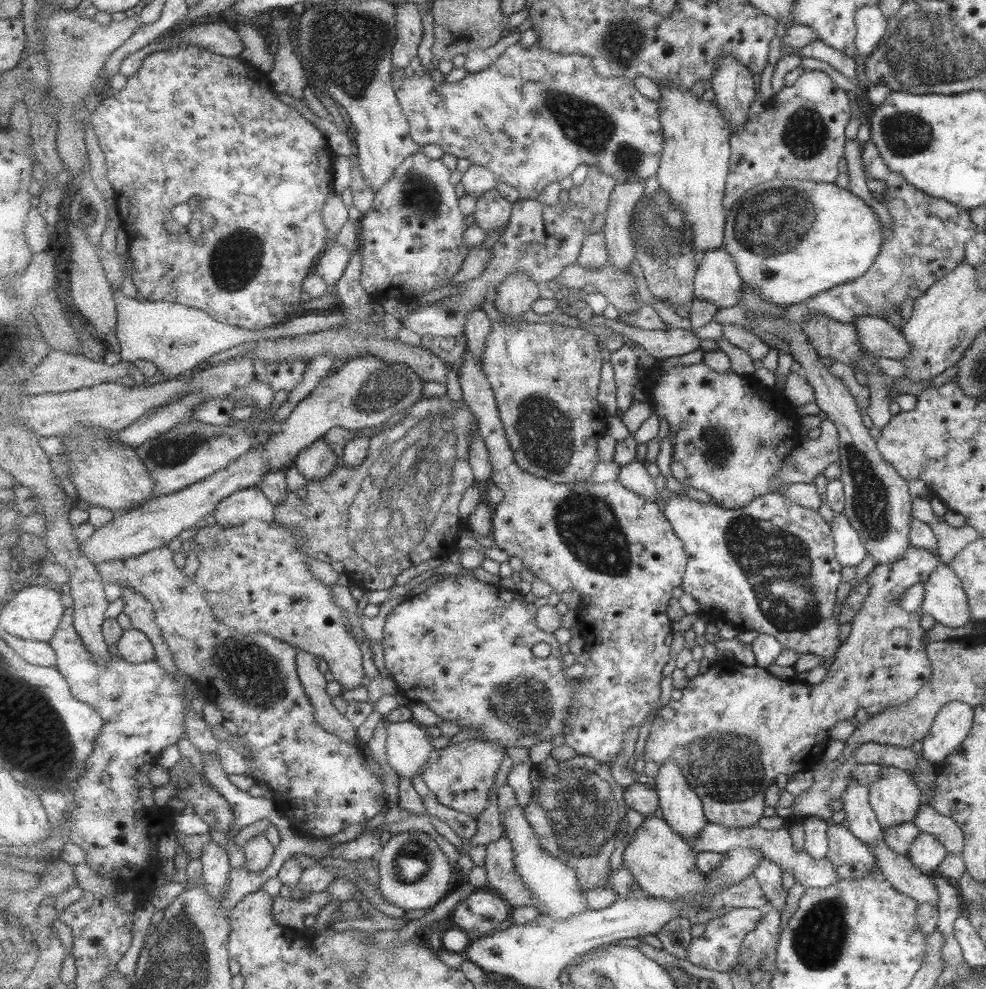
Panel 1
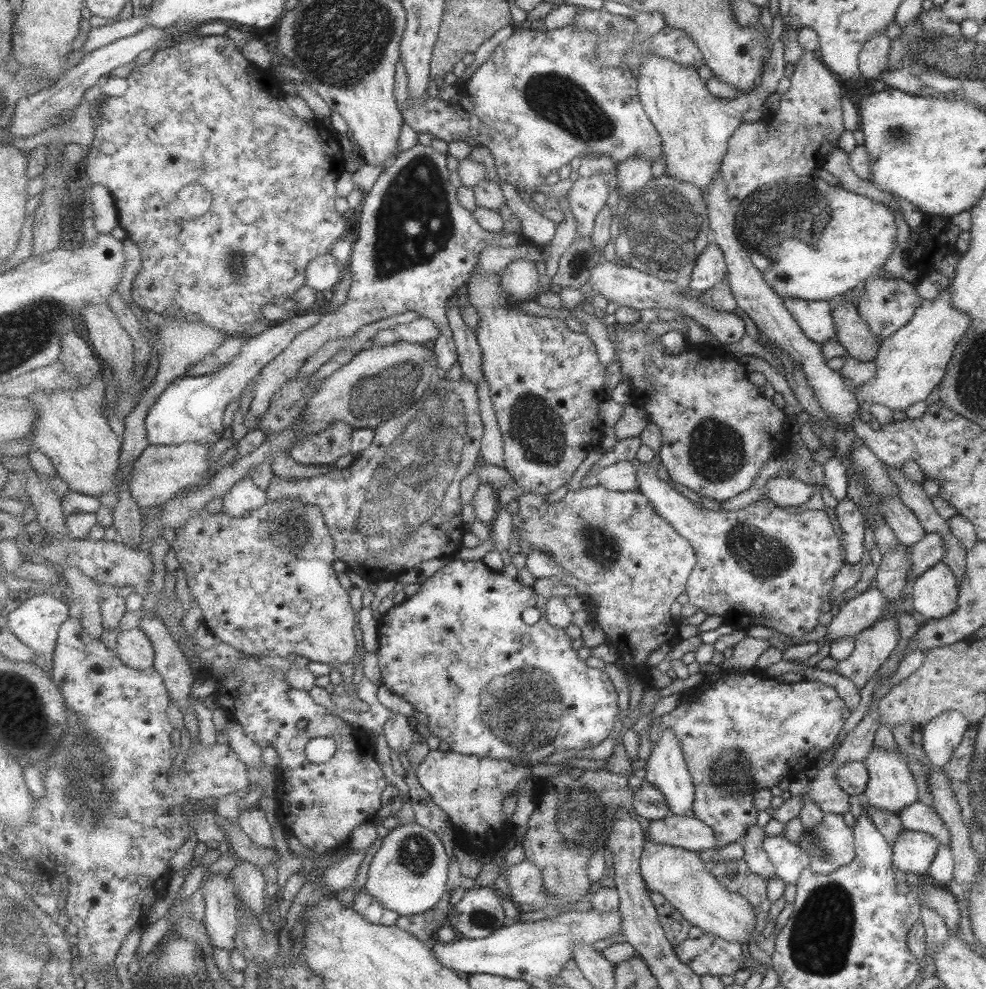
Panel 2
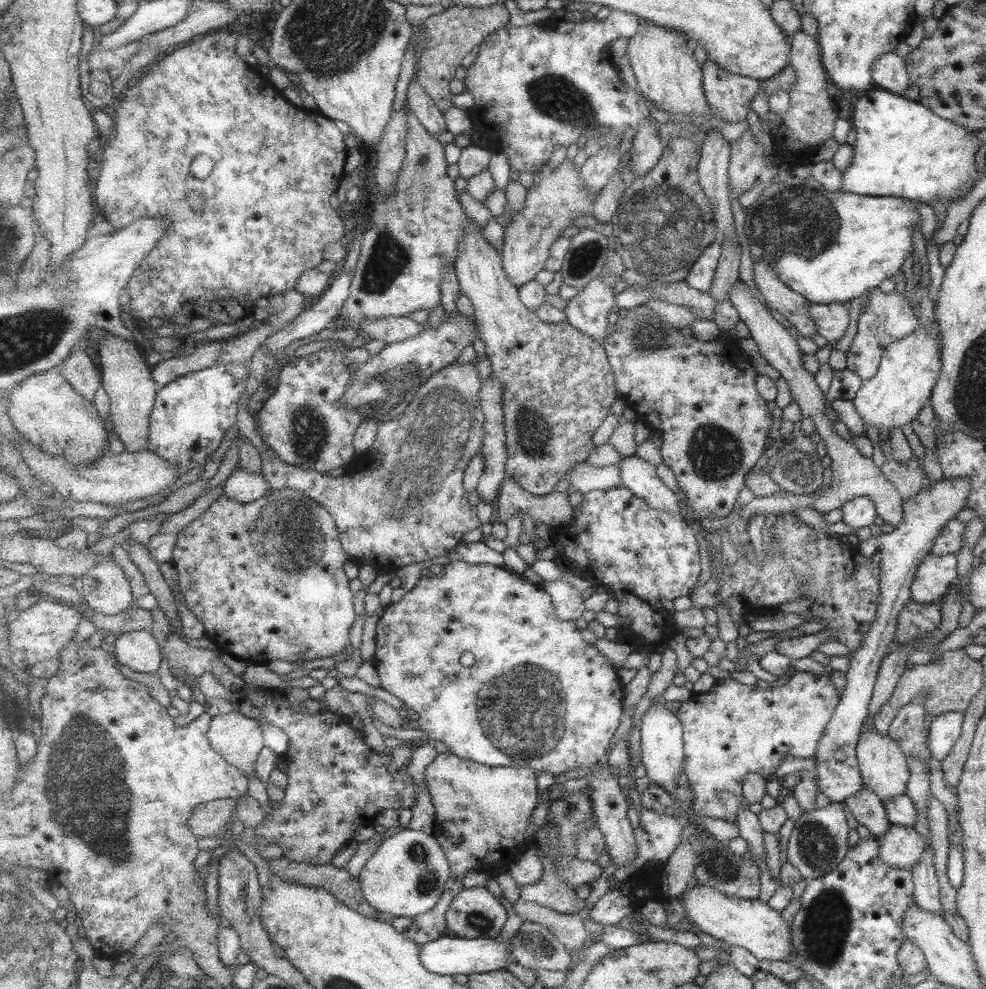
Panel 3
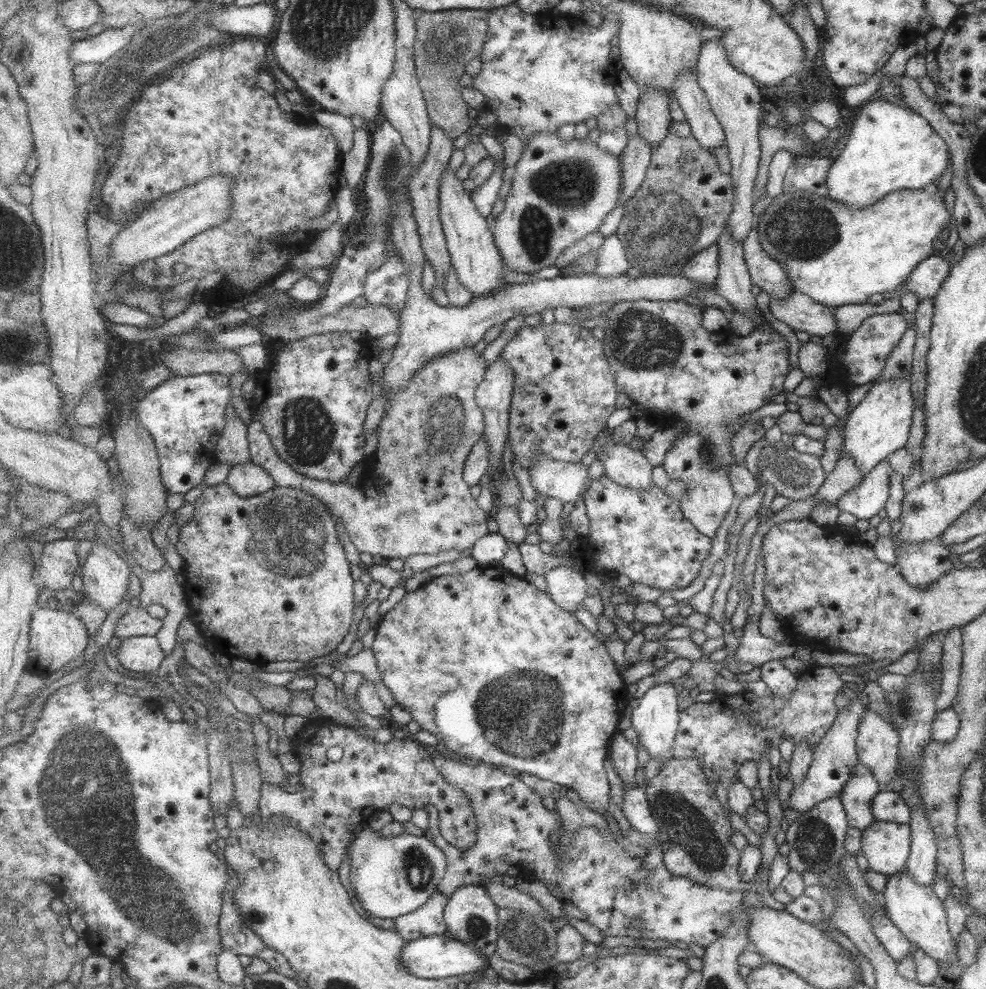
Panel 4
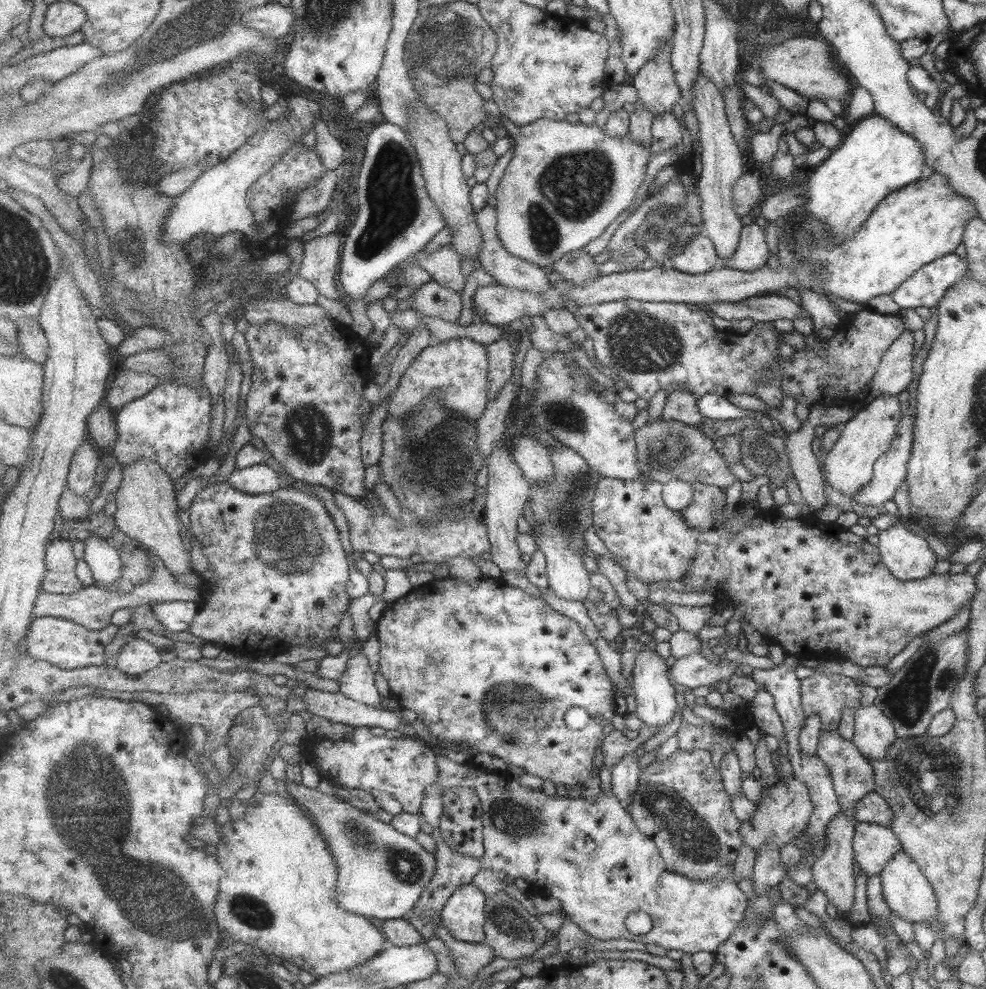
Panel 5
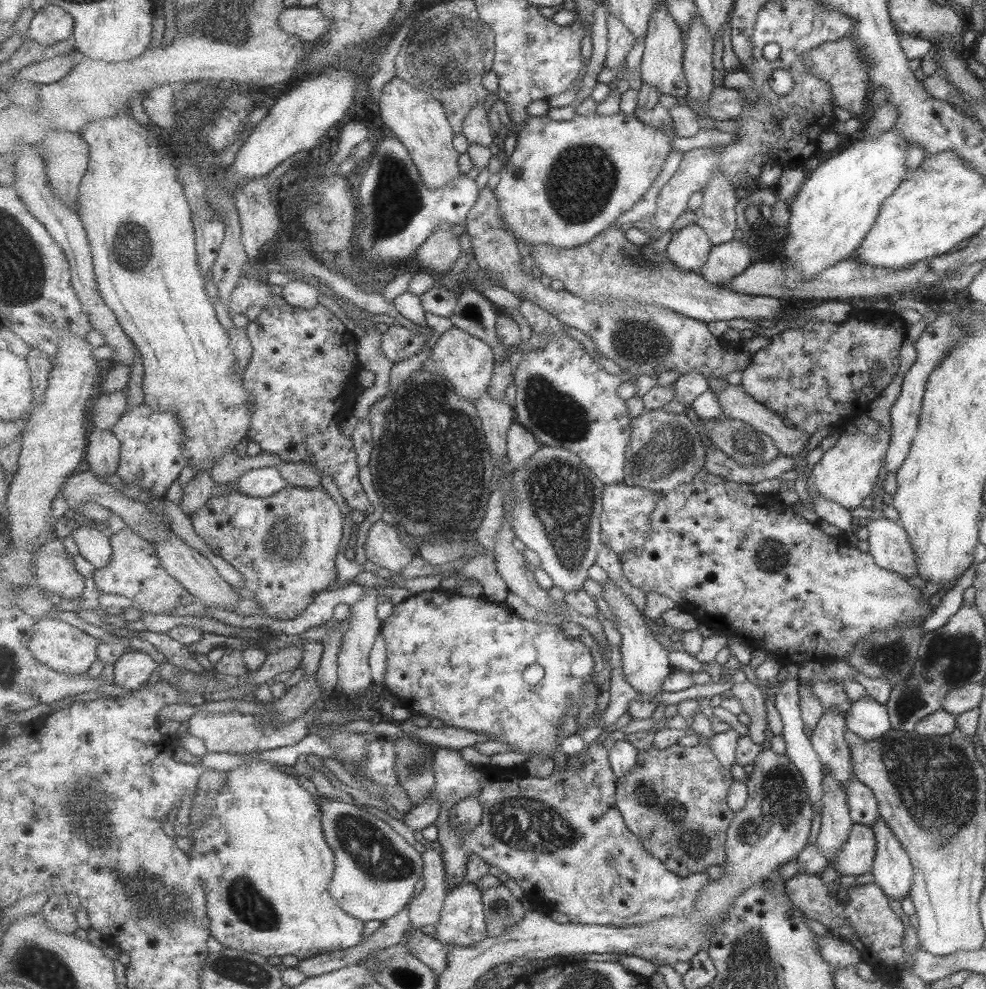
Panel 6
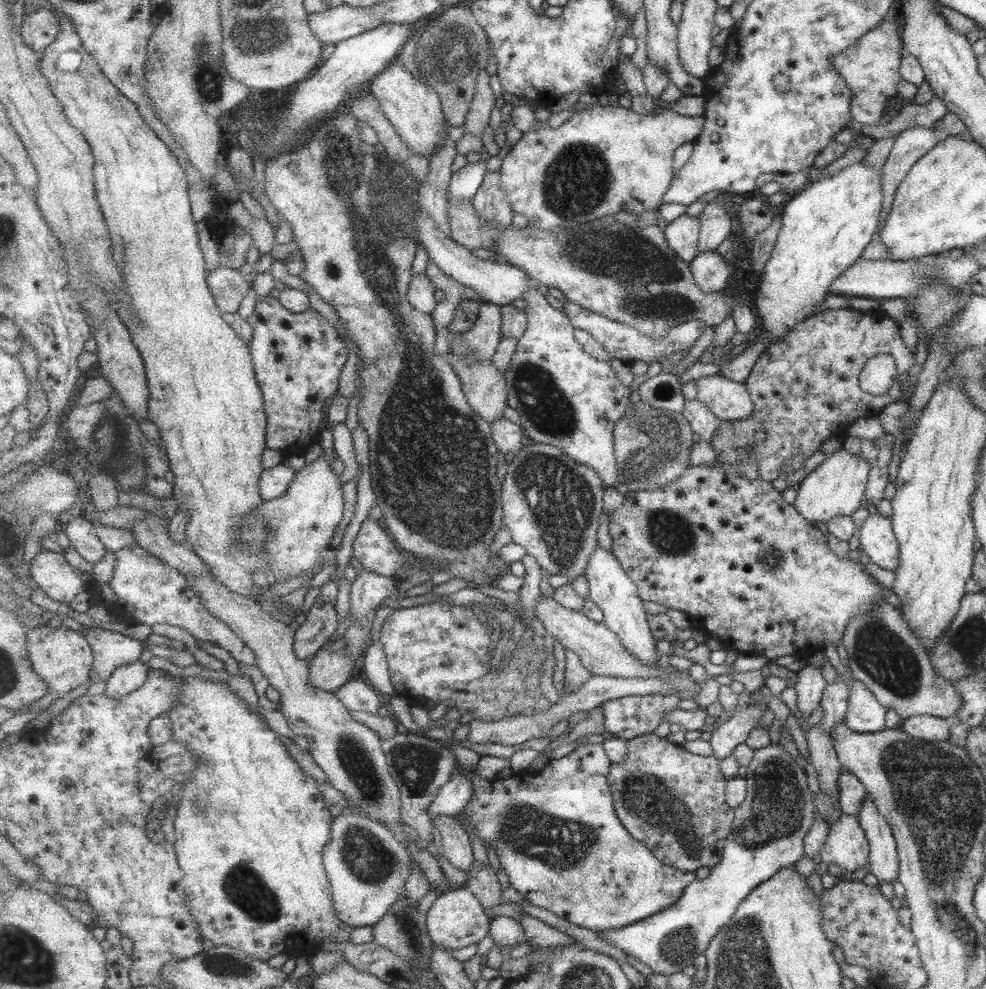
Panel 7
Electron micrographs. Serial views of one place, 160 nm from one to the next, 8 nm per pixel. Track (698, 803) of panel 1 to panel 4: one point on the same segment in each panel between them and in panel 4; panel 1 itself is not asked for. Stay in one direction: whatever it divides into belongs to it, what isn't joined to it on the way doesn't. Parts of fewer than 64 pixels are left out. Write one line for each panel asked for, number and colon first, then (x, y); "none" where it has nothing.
2: (667, 769)
3: (662, 733)
4: (656, 719)

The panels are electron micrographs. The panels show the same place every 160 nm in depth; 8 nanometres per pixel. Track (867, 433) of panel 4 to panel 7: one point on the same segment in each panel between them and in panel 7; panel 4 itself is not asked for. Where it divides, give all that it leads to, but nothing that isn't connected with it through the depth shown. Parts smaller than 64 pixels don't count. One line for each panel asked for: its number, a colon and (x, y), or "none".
5: (848, 466)
6: (845, 475)
7: (834, 488)

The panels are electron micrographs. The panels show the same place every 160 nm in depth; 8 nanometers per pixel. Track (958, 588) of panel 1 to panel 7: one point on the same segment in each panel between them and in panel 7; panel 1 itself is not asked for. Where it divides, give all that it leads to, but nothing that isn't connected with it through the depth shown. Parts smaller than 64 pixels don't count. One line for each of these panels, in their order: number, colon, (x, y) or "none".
2: (933, 593)
3: (933, 577)
4: (920, 564)
5: (908, 557)
6: (889, 545)
7: (876, 542)

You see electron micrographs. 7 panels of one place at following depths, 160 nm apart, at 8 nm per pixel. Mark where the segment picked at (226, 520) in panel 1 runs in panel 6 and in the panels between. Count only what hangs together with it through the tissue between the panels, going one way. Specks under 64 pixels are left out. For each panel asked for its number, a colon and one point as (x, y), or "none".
2: (245, 497)
3: (242, 486)
4: (247, 480)
5: (260, 479)
6: (267, 481)

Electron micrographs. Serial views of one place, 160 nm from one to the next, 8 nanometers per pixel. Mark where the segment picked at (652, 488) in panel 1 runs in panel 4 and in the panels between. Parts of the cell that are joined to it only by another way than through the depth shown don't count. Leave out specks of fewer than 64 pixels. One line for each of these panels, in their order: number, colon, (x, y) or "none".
2: (622, 477)
3: (584, 478)
4: (562, 480)

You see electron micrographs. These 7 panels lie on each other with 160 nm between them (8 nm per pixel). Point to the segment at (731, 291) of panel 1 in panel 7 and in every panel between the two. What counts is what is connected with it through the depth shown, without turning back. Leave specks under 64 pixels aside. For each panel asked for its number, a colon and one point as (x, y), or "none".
2: (711, 268)
3: (703, 273)
4: (704, 268)
5: (700, 256)
6: (689, 247)
7: (683, 234)

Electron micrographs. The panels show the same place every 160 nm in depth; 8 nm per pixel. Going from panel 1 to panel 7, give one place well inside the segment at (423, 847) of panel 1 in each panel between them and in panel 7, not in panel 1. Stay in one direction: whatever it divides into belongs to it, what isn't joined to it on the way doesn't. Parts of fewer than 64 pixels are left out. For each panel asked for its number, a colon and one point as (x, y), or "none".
2: (409, 873)
3: (406, 877)
4: (392, 876)
5: (383, 872)
6: (378, 873)
7: (368, 867)

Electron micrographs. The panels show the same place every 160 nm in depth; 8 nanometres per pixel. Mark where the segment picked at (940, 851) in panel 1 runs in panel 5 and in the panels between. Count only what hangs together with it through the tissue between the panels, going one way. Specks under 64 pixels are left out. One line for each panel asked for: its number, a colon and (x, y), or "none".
2: (912, 852)
3: (900, 847)
4: (885, 846)
5: (873, 845)

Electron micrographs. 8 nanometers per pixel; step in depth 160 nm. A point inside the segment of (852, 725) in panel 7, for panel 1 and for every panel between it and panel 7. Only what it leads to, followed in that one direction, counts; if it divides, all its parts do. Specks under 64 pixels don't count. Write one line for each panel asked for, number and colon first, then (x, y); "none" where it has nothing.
1: (894, 797)
2: (890, 786)
3: (882, 765)
4: (877, 741)
5: (873, 731)
6: (868, 719)

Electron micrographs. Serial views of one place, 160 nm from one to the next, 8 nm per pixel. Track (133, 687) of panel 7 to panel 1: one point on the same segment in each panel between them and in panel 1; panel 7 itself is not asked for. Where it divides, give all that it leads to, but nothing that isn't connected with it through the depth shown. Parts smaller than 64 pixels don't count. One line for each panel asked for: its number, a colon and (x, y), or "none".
1: (134, 646)
2: (134, 647)
3: (139, 650)
4: (143, 654)
5: (138, 656)
6: (134, 669)

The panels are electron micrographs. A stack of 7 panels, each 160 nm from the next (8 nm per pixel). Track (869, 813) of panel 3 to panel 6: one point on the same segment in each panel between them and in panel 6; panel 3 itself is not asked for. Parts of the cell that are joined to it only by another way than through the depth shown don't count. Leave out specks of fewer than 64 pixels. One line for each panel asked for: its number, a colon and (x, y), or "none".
4: (855, 797)
5: (852, 777)
6: (827, 740)

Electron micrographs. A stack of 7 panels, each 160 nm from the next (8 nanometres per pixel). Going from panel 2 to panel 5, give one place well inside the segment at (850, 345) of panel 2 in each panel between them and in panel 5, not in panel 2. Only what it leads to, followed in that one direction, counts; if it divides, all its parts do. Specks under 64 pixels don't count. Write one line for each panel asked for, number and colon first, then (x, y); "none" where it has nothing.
3: (831, 319)
4: (800, 312)
5: (766, 308)

